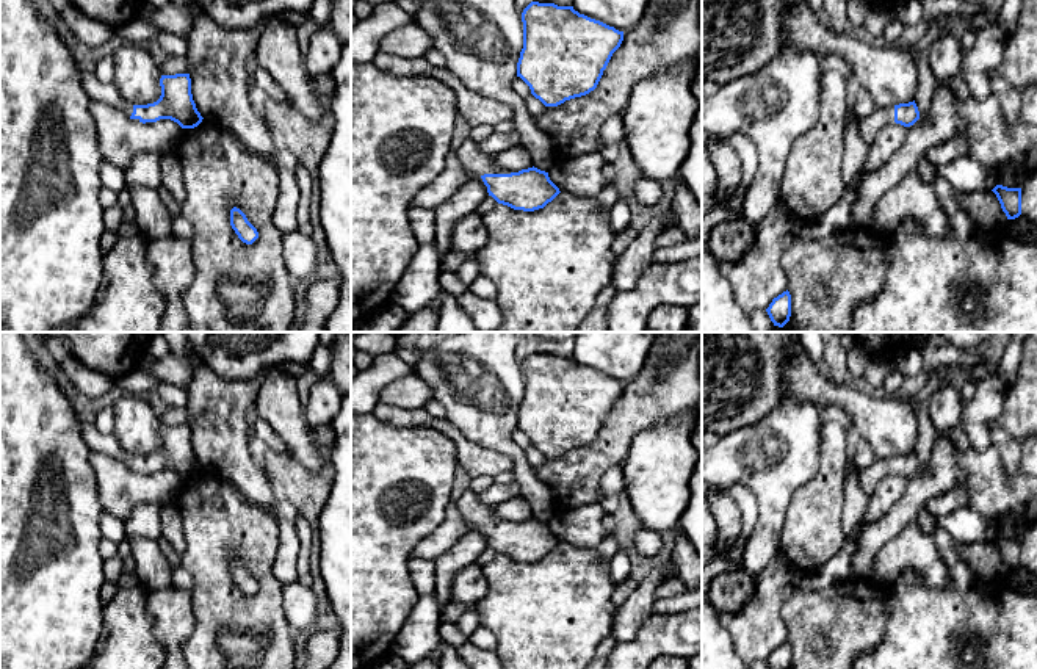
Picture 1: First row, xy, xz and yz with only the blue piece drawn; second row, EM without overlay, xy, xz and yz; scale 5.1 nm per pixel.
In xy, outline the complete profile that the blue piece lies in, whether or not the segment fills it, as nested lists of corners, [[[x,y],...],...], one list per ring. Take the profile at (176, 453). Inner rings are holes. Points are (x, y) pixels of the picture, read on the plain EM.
[[[80,420],[80,429],[92,453],[114,457],[136,473],[154,475],[160,470],[171,470],[182,479],[194,479],[204,470],[193,451],[190,425],[161,426],[161,447],[147,456],[127,454],[116,437],[99,432],[92,423]]]

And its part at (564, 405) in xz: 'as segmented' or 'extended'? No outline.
as segmented

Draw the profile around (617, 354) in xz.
[[[576,332],[573,360],[619,382],[631,381],[644,367],[656,332]]]

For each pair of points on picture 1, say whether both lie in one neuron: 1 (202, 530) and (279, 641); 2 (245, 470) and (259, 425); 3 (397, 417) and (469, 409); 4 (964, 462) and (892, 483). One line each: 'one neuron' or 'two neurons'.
1: one neuron
2: two neurons
3: two neurons
4: two neurons

